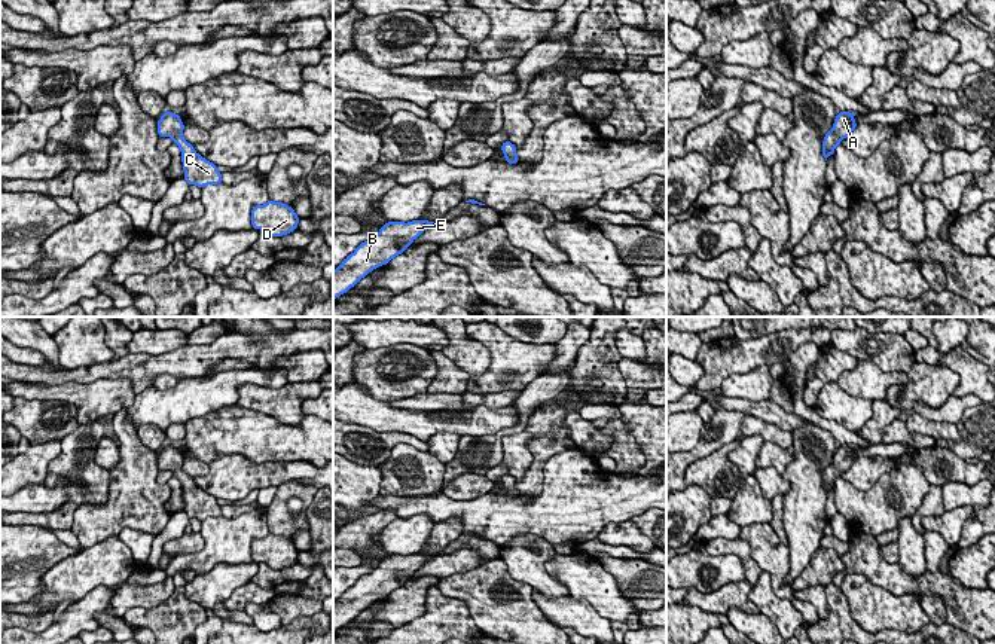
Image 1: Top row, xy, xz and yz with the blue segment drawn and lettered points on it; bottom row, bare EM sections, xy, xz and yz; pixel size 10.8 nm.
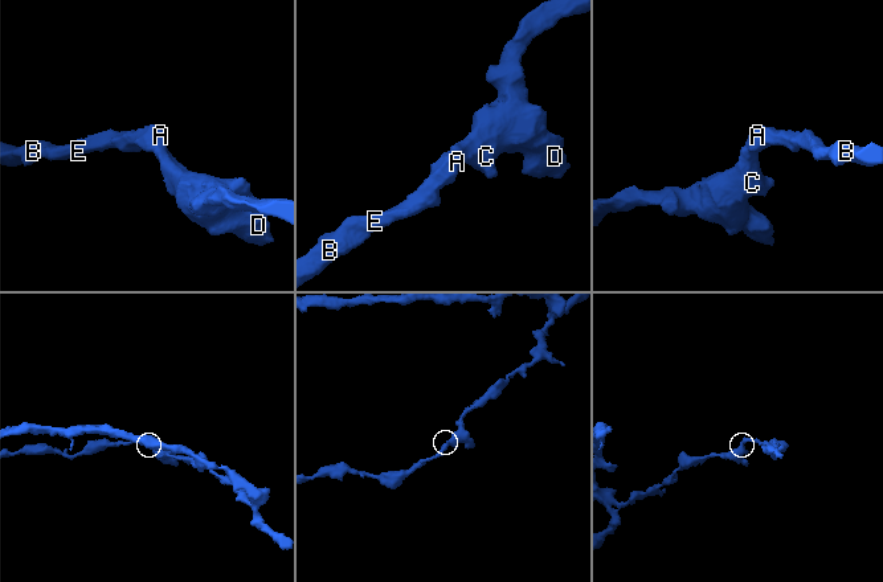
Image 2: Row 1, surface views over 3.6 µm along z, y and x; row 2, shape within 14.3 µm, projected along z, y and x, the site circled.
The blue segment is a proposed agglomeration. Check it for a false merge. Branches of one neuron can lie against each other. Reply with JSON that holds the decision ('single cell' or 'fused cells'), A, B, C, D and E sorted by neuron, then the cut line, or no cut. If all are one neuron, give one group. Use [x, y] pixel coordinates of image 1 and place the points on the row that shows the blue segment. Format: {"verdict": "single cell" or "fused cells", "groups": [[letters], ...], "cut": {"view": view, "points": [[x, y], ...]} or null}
{"verdict": "single cell", "groups": [["A", "B", "C", "D", "E"]], "cut": null}

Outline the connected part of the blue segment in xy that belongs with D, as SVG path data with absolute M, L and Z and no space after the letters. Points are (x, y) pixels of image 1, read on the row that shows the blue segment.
M268 201L265 205L251 208L251 225L263 229L272 236L283 236L297 228L299 217L294 210L283 202Z

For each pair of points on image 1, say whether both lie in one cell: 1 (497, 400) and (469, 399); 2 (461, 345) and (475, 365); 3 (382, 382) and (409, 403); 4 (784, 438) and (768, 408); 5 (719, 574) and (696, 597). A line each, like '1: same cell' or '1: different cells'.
1: same cell
2: same cell
3: different cells
4: different cells
5: different cells

